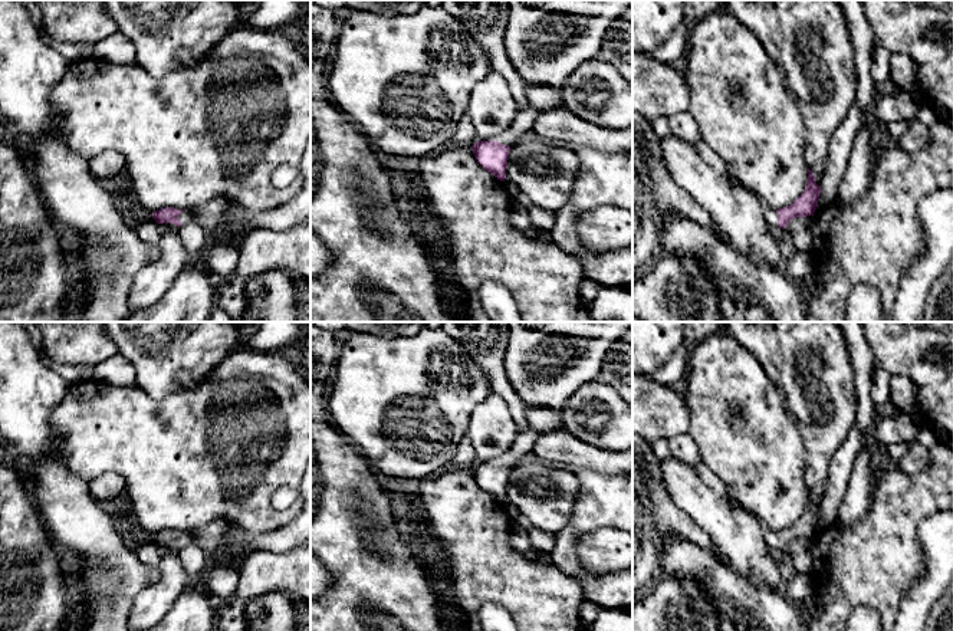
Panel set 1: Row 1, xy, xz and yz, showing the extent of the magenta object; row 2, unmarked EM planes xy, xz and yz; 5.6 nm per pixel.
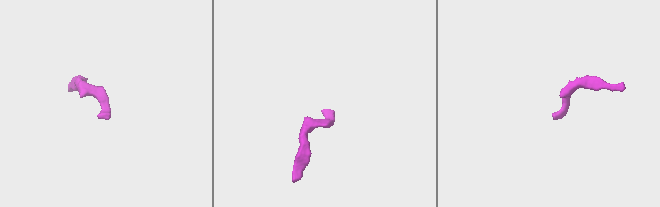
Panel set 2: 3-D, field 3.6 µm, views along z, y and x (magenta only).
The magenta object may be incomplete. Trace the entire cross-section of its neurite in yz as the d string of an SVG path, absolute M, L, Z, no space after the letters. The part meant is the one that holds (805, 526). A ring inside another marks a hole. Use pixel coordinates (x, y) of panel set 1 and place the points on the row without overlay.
M808 490L808 502L804 515L786 529L779 532L766 530L766 542L770 546L778 546L781 551L785 551L792 540L814 538L818 522L821 516L821 509L816 506L816 502L812 493Z

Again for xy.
M165 529L165 530L157 532L151 538L158 546L170 545L170 546L175 546L178 549L183 545L193 542L191 533L177 532L174 529Z

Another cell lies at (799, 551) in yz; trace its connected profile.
M814 538L796 539L785 549L785 553L792 558L798 572L808 572L811 569L812 542Z

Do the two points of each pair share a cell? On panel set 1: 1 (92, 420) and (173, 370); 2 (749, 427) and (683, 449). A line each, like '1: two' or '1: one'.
1: two
2: two

